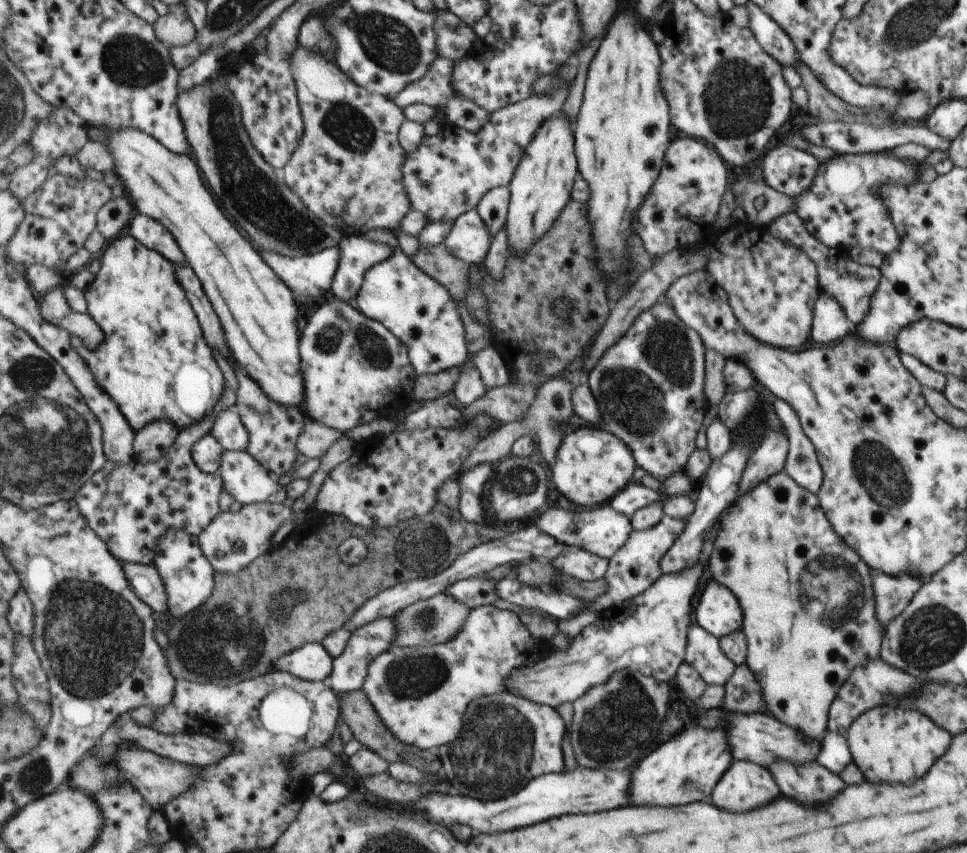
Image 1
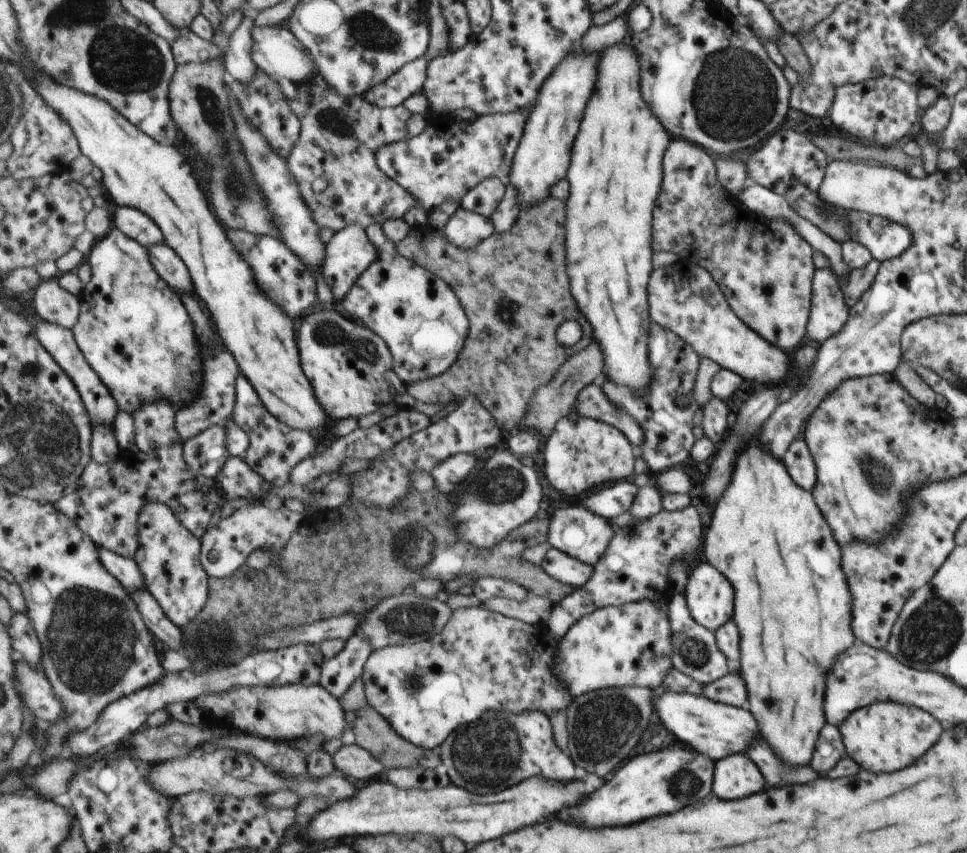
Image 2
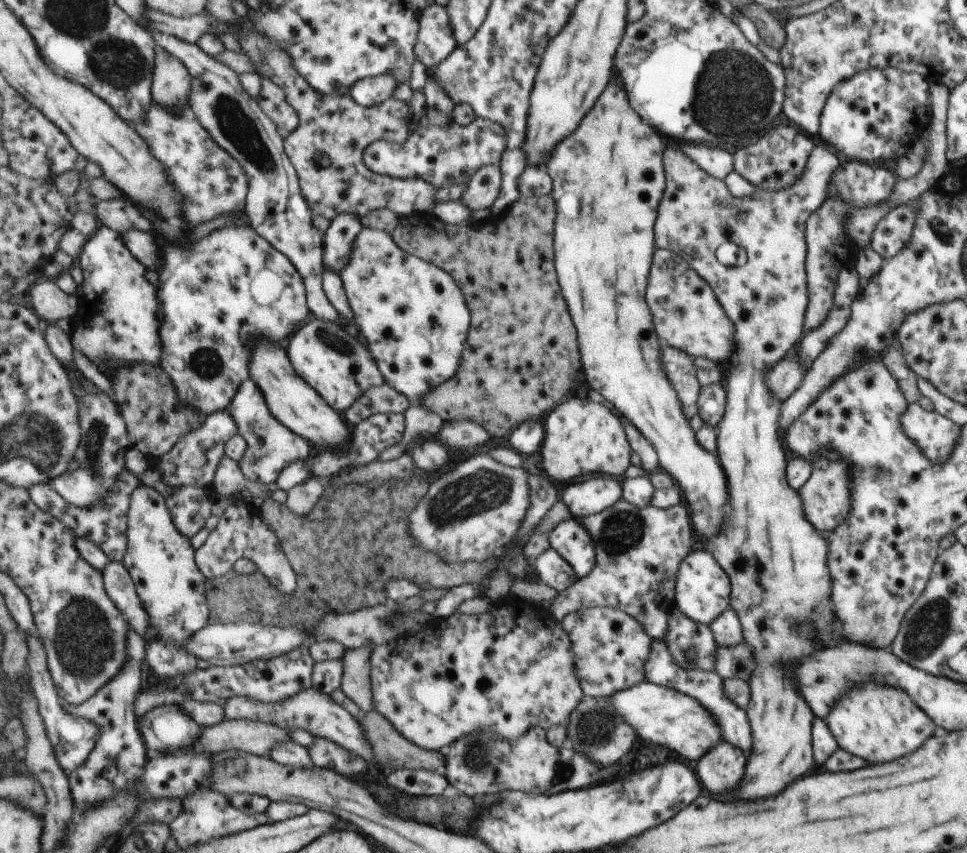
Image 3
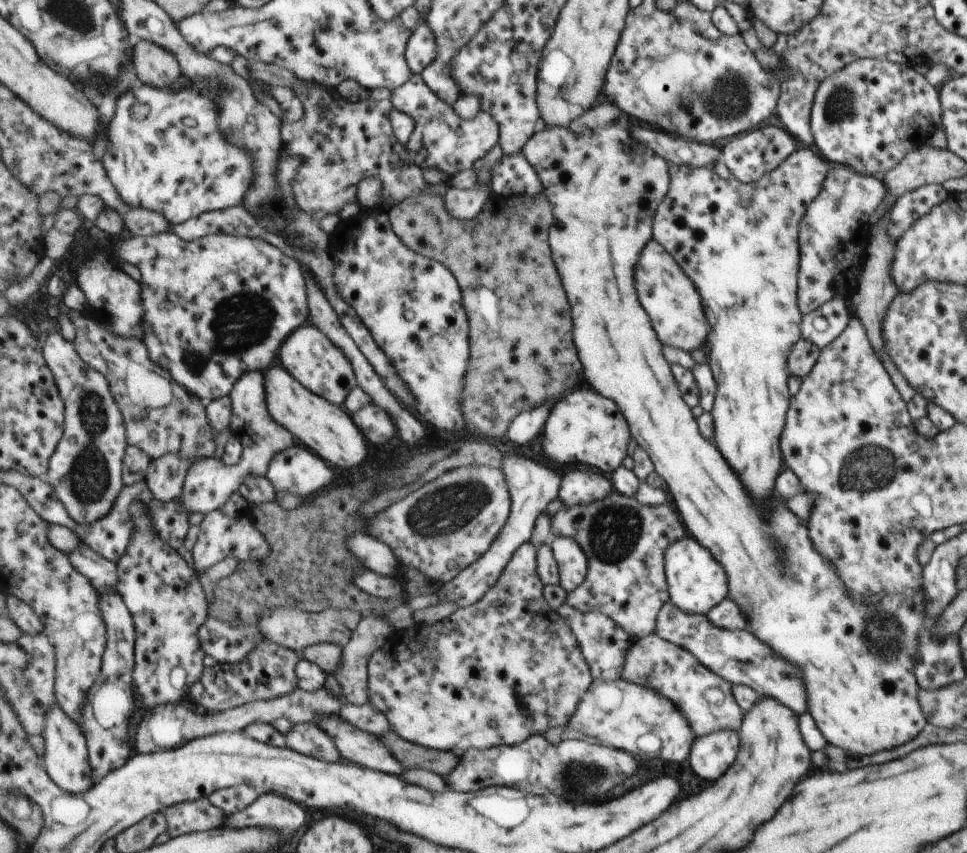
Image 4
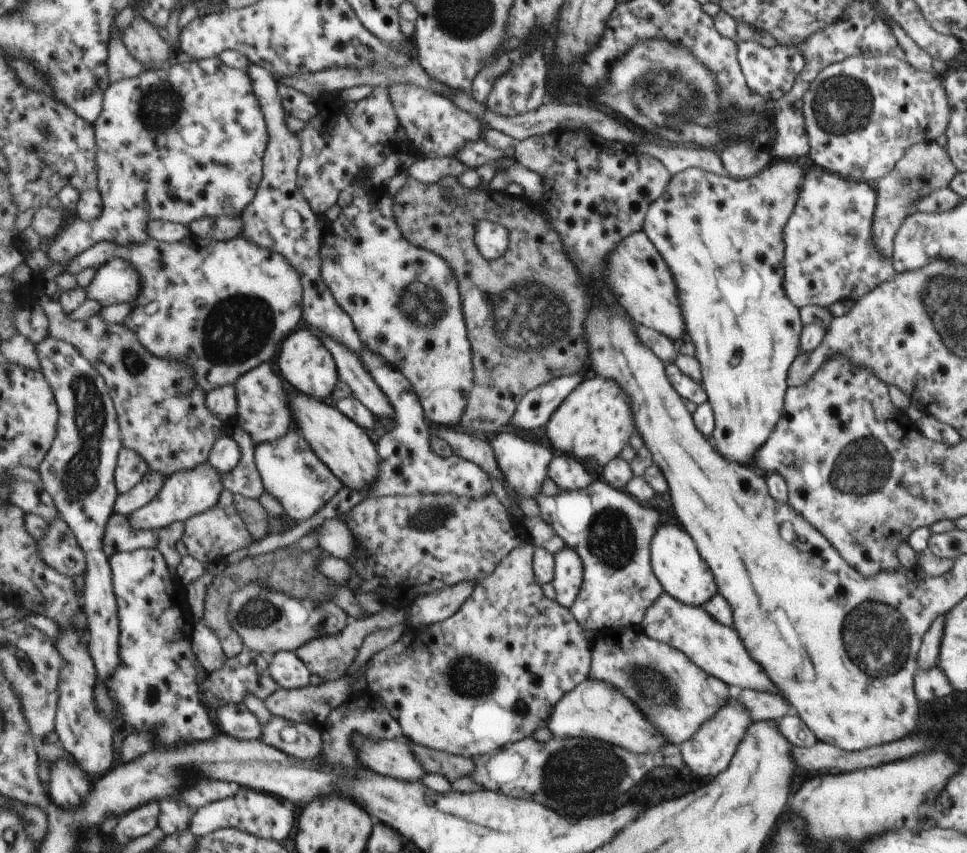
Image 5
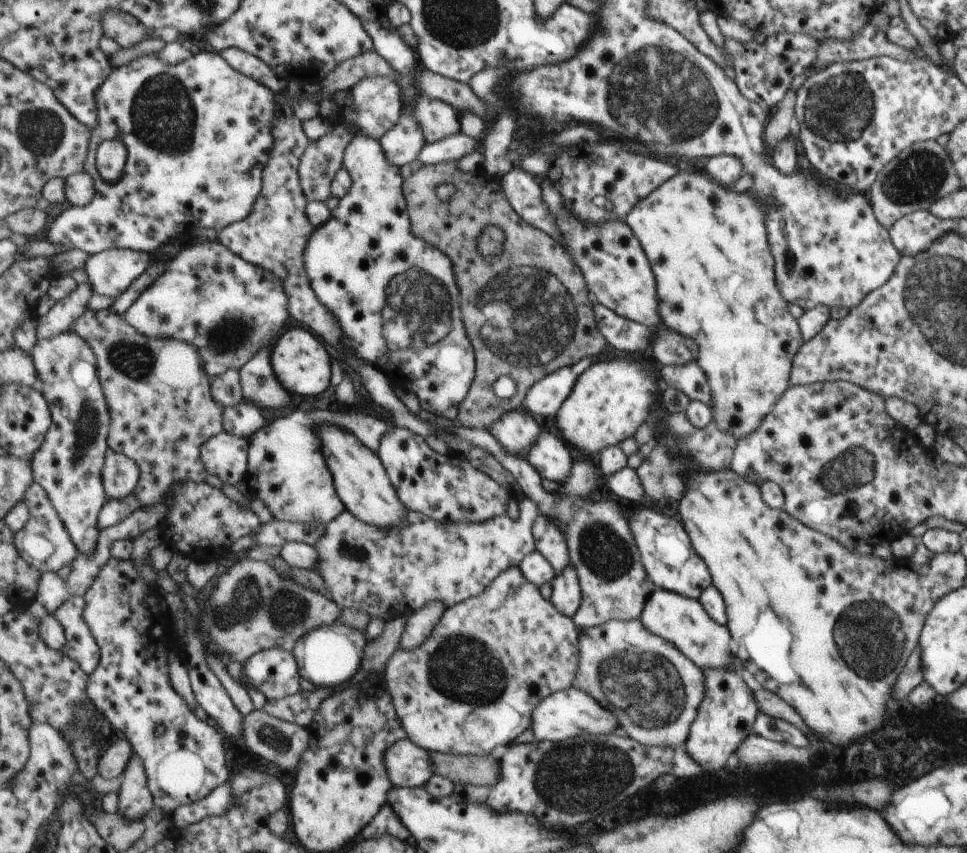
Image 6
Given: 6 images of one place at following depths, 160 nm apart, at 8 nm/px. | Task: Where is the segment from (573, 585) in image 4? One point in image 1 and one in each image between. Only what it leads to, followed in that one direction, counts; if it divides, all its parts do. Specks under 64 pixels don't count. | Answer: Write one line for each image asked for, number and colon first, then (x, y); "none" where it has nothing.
1: (599, 530)
2: (577, 531)
3: (571, 538)

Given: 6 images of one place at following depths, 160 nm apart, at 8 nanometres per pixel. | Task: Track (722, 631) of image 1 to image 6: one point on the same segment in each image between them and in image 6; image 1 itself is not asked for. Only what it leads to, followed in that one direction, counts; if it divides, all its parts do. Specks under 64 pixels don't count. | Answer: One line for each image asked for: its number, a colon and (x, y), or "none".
2: (708, 595)
3: (702, 594)
4: (696, 582)
5: (683, 575)
6: (667, 555)

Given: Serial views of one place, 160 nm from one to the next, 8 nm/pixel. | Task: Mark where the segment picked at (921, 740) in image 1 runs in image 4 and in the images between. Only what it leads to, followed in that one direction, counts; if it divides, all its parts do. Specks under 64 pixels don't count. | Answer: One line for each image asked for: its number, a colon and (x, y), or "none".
2: (883, 737)
3: (879, 723)
4: (857, 659)

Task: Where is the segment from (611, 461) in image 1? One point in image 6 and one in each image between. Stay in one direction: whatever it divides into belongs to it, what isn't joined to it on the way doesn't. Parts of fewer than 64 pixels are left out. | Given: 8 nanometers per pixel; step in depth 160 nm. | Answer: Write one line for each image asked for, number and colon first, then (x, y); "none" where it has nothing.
2: (582, 453)
3: (583, 437)
4: (583, 429)
5: (593, 424)
6: (606, 407)

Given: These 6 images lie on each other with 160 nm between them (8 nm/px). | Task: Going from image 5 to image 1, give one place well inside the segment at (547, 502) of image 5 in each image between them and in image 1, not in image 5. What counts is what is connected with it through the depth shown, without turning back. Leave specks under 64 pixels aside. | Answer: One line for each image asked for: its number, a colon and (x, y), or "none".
1: (633, 568)
2: (635, 565)
3: (639, 550)
4: (625, 541)

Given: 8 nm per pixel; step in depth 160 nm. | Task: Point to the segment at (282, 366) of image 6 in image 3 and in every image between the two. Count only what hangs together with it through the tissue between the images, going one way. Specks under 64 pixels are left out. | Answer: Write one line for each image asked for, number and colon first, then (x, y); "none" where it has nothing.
3: (338, 365)
4: (309, 355)
5: (306, 364)

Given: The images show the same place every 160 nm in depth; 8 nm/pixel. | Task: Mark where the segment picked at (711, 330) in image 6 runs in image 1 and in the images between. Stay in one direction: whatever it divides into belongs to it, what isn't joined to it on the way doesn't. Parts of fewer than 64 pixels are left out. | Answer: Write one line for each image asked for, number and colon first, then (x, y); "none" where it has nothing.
1: (767, 536)
2: (793, 611)
3: (777, 559)
4: (738, 243)
5: (721, 237)

